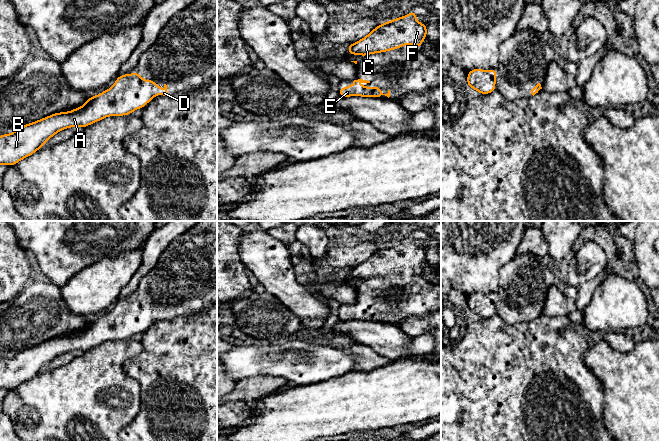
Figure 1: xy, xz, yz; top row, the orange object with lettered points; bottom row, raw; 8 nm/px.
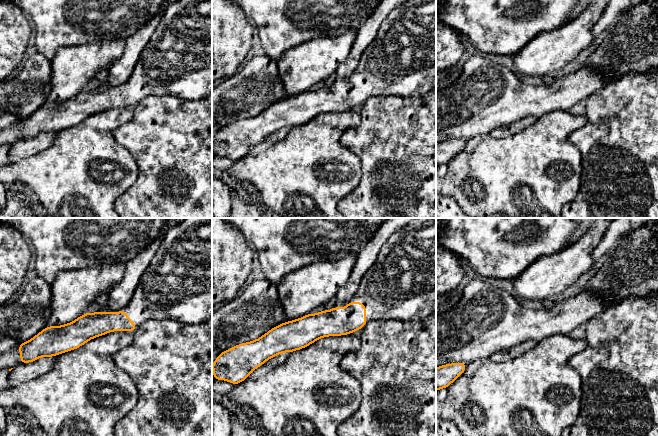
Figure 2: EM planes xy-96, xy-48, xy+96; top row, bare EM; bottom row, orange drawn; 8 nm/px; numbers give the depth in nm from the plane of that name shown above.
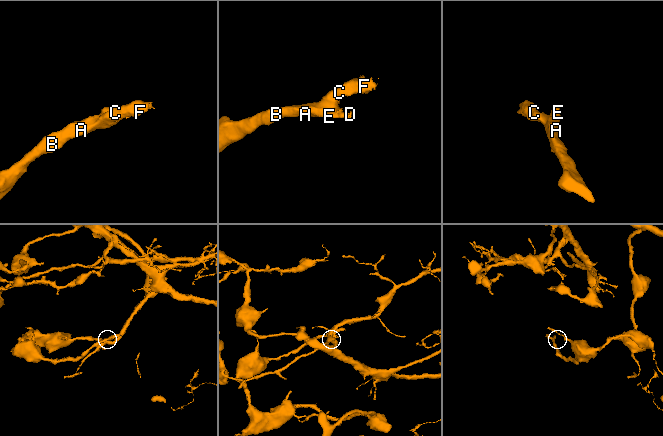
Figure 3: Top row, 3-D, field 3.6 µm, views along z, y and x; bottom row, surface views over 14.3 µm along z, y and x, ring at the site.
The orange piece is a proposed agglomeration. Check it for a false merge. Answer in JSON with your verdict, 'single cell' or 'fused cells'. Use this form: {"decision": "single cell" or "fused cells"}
{"decision": "single cell"}

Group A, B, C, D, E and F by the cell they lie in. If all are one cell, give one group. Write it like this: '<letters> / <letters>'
A B C D E F

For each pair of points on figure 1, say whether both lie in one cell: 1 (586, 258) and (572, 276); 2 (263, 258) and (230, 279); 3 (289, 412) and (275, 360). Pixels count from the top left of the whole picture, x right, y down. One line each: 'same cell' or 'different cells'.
1: same cell
2: different cells
3: different cells

